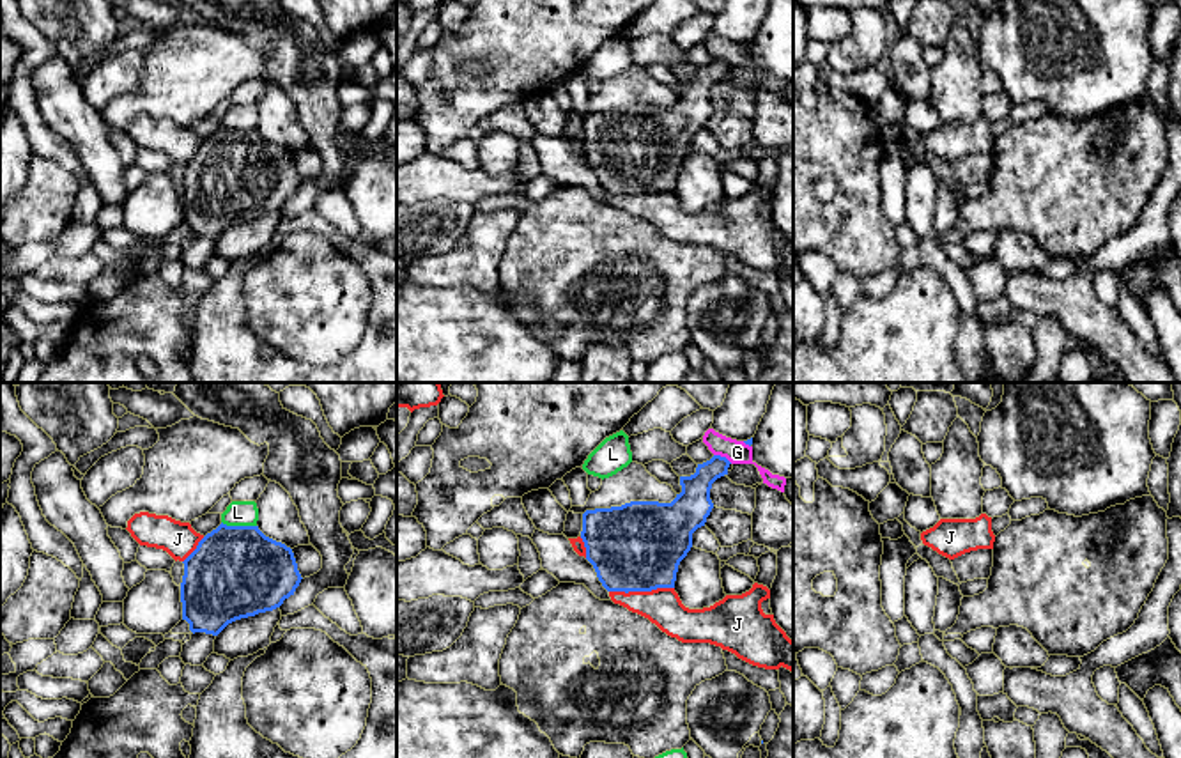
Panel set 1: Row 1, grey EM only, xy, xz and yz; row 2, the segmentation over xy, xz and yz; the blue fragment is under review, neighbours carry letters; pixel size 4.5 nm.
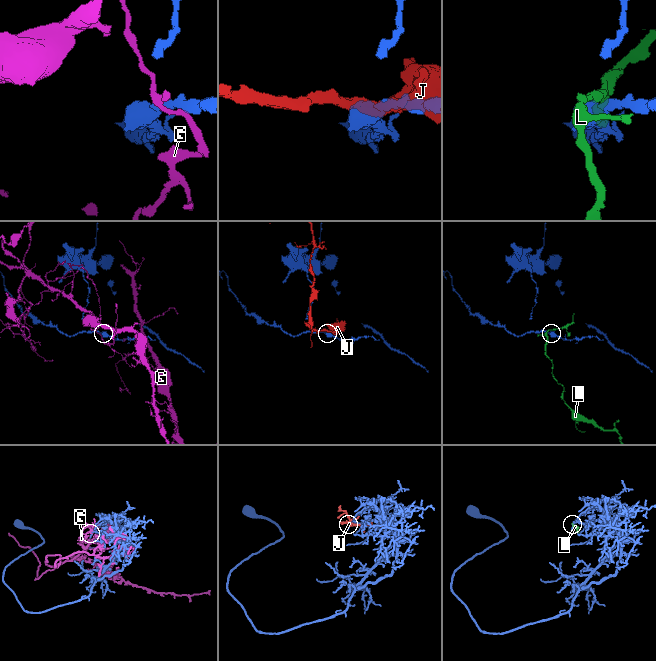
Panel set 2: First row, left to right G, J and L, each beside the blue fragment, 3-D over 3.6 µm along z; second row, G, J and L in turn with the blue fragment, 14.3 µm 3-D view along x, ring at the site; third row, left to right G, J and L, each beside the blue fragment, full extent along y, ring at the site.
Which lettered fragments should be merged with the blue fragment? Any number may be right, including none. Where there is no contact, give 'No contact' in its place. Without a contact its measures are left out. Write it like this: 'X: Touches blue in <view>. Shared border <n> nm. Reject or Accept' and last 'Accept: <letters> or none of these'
G: Touches blue in xz. Shared border 100 nm. Reject
J: Touches blue in xz. Shared border 300 nm. Reject
L: Touches blue in xy. Shared border 160 nm. Reject
Accept: none of these

